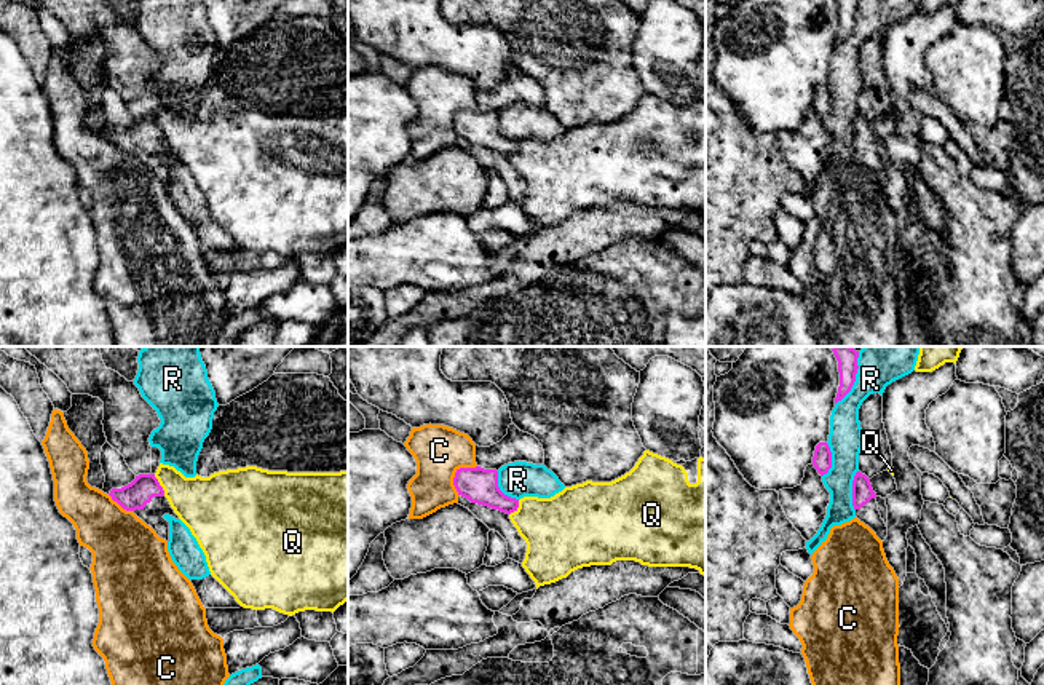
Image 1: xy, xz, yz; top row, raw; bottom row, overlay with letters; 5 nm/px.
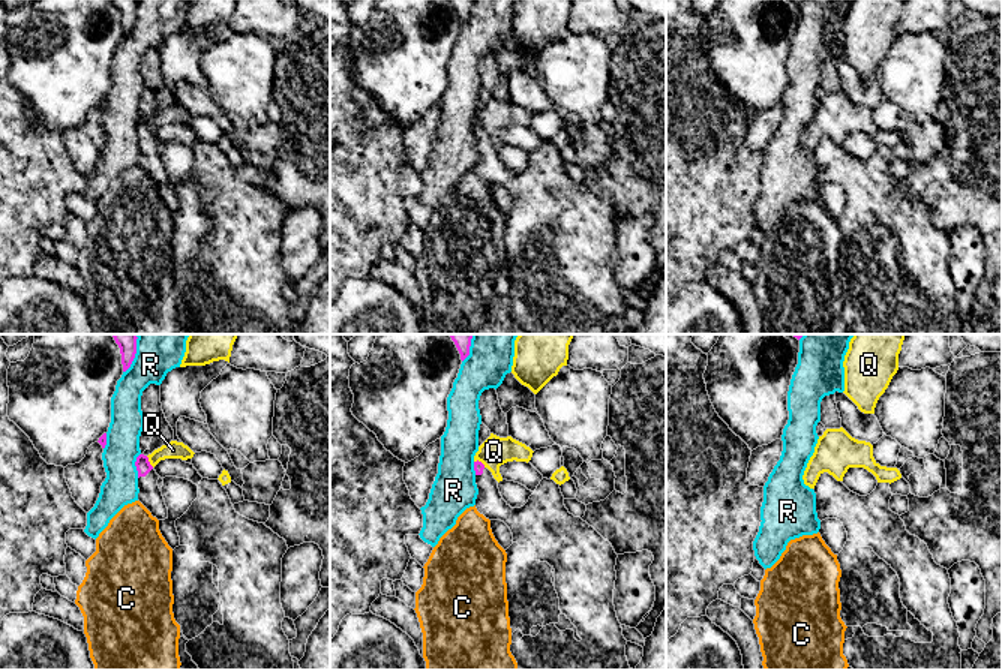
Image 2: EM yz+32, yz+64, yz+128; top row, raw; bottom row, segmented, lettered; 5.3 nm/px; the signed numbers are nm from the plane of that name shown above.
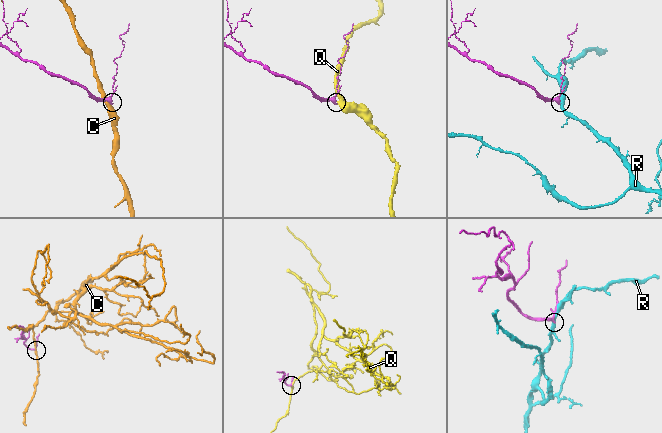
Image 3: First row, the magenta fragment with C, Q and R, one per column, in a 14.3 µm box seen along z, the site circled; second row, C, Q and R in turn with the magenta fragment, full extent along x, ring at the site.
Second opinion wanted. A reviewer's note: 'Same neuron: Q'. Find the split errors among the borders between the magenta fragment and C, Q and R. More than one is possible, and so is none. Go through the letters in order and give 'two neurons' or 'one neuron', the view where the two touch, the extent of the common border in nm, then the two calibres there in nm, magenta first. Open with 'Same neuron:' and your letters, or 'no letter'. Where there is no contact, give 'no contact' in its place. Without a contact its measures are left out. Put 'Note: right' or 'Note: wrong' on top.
Note: wrong
Same neuron: no letter
C: two neurons | xz | 180 nm | 180/260 nm
Q: two neurons | xy | 130 nm | 140/280 nm
R: two neurons | yz | 300 nm | 110/280 nm

